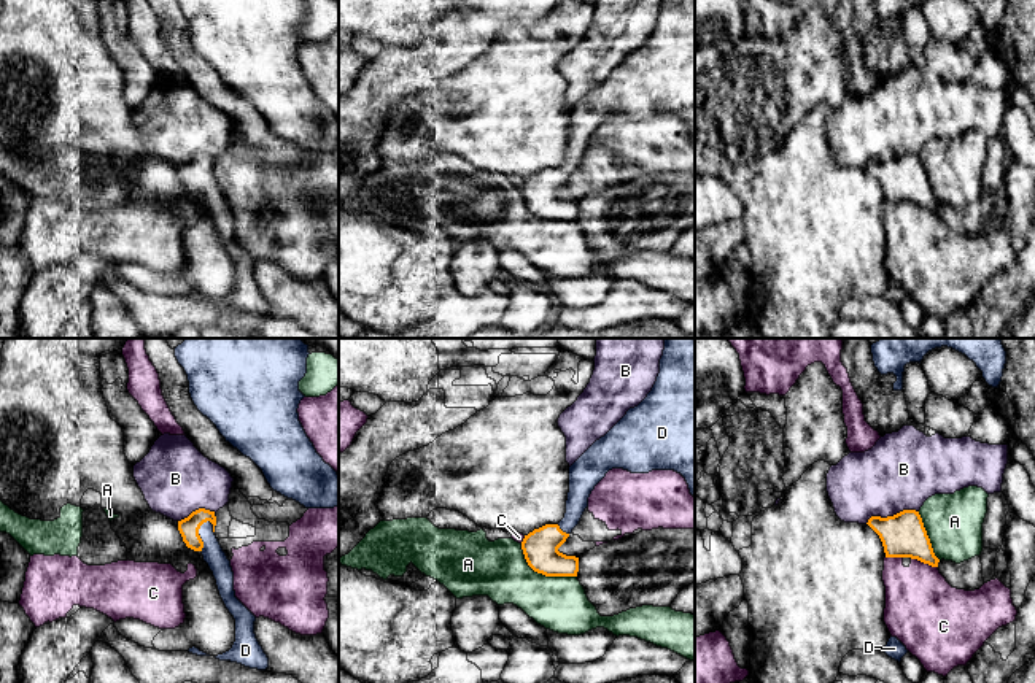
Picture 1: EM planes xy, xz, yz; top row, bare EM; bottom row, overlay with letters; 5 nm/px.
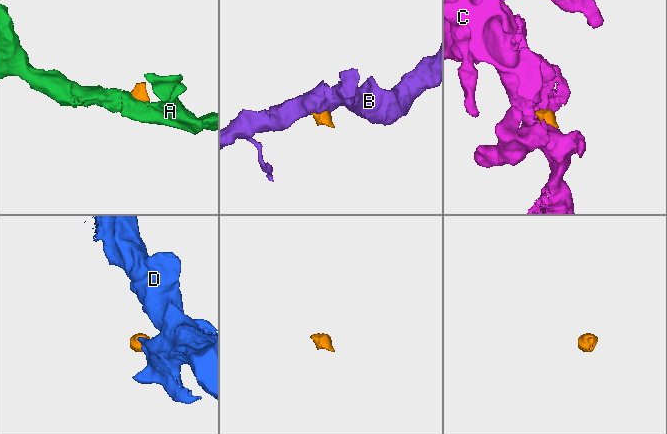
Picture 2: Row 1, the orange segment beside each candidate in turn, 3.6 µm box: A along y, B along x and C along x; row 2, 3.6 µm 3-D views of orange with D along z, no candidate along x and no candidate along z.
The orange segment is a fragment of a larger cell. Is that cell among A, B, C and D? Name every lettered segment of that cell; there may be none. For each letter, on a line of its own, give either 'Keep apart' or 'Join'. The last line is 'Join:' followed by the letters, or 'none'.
A: Keep apart
B: Keep apart
C: Keep apart
D: Join
Join: D

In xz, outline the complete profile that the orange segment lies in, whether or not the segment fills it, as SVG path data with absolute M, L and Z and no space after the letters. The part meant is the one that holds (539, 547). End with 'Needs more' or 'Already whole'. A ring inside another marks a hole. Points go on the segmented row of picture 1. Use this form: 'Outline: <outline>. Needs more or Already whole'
Outline: M665 338L660 373L652 391L571 467L564 518L525 535L521 550L528 565L545 577L577 577L579 558L566 556L558 548L579 524L595 486L612 469L631 473L674 470L680 473L695 497L695 338Z. Needs more

